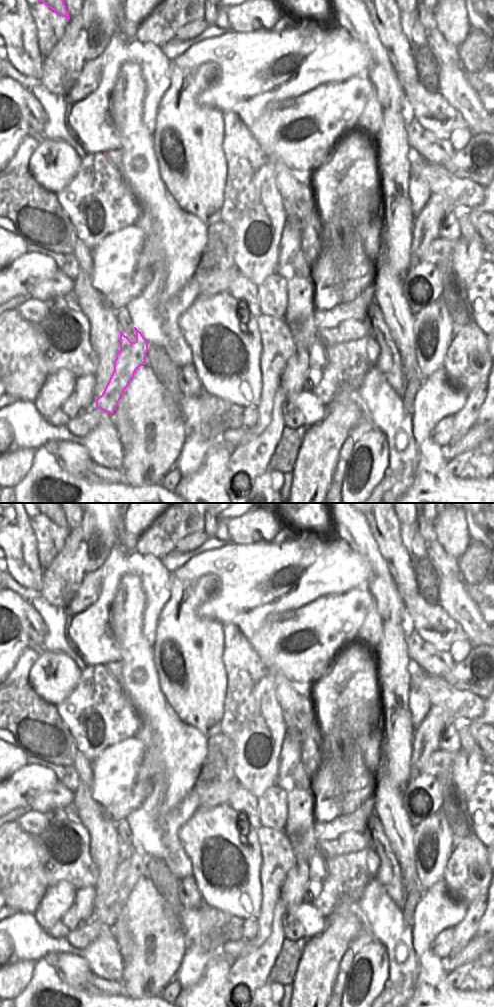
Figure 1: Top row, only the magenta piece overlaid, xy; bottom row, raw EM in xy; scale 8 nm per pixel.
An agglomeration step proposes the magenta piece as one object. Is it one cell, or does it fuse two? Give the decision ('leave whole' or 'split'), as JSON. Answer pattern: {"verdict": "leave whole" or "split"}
{"verdict": "split"}

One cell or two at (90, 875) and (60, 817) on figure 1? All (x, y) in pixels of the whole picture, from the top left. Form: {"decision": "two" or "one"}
{"decision": "one"}

